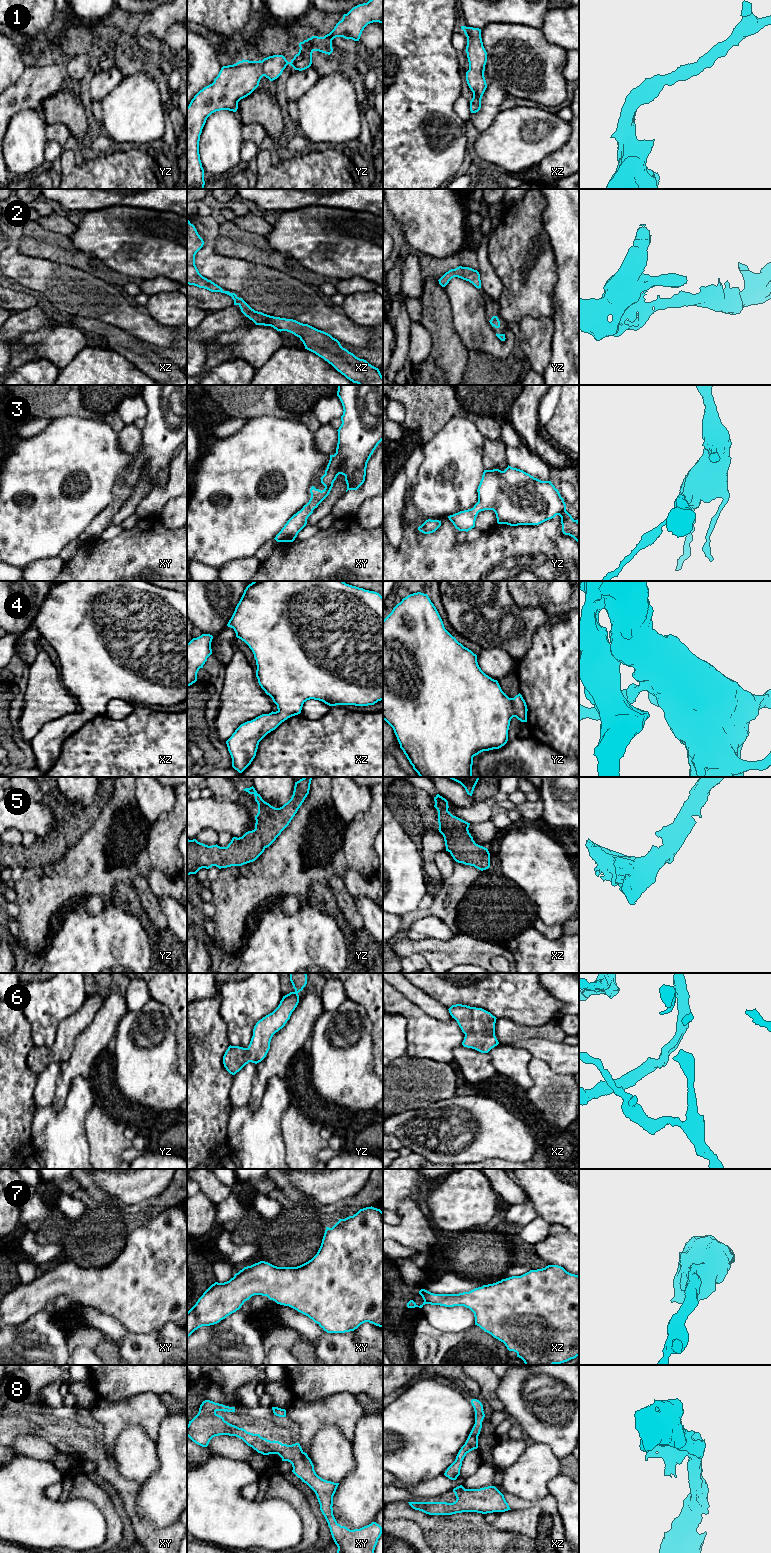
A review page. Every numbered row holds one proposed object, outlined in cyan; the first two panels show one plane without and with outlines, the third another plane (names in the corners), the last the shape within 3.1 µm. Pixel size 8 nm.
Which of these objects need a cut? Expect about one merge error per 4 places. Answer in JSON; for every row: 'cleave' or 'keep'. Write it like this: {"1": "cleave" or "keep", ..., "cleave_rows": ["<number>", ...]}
{"1": "keep", "2": "keep", "3": "keep", "4": "keep", "5": "keep", "6": "keep", "7": "keep", "8": "keep", "cleave_rows": []}

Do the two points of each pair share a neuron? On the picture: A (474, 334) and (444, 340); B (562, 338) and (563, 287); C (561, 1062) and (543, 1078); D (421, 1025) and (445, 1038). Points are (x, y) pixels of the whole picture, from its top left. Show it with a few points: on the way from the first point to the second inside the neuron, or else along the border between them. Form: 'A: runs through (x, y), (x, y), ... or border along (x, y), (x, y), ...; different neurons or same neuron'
A: border along (451, 315), (453, 327), (468, 351); different neurons
B: runs through (565, 325), (565, 300); same neuron
C: border along (533, 1057), (542, 1059), (555, 1072), (568, 1075); different neurons
D: runs through (427, 1031), (434, 1038), (439, 1038); same neuron

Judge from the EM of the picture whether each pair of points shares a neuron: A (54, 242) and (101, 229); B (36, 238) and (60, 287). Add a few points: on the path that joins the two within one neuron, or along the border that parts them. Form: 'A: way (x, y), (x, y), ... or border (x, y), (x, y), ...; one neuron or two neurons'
A: border (68, 236), (77, 248), (88, 252); two neurons
B: border (23, 253), (68, 265); two neurons

